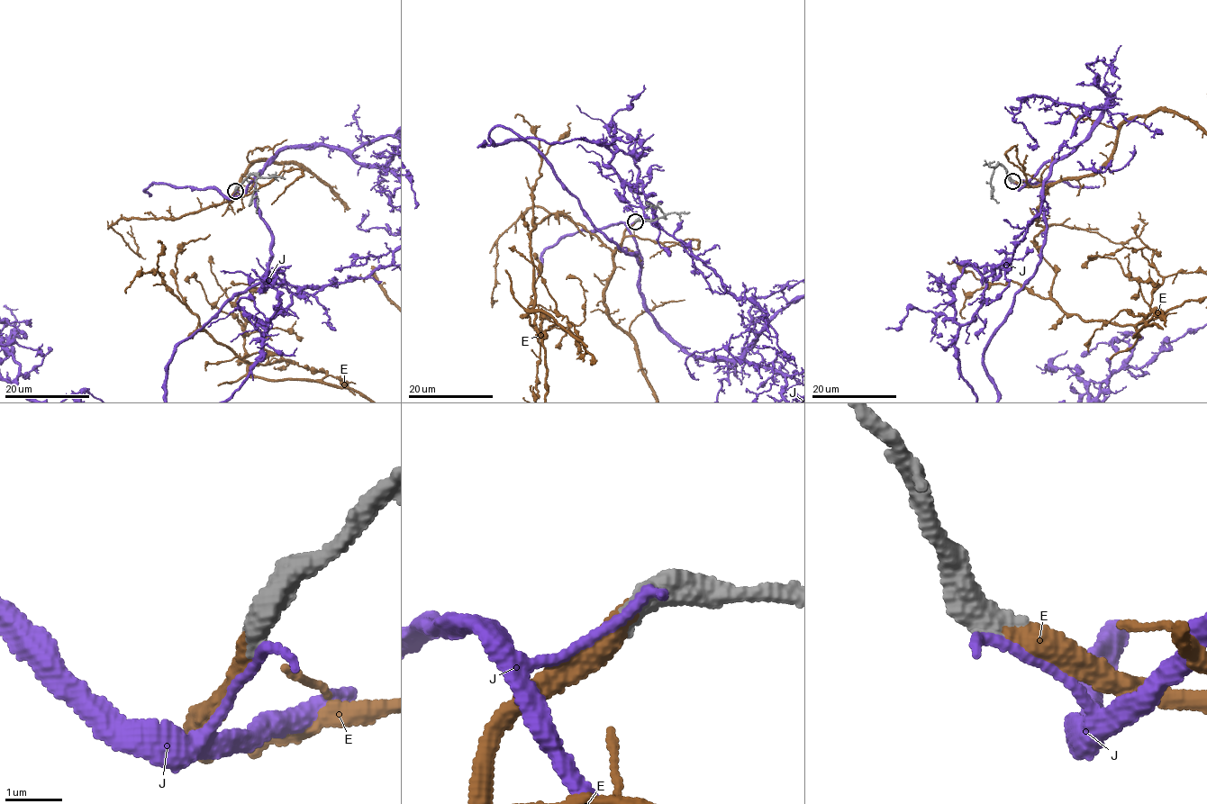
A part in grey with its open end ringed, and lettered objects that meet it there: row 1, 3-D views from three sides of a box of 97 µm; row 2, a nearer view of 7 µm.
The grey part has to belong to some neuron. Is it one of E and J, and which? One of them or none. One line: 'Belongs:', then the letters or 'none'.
Belongs: E

